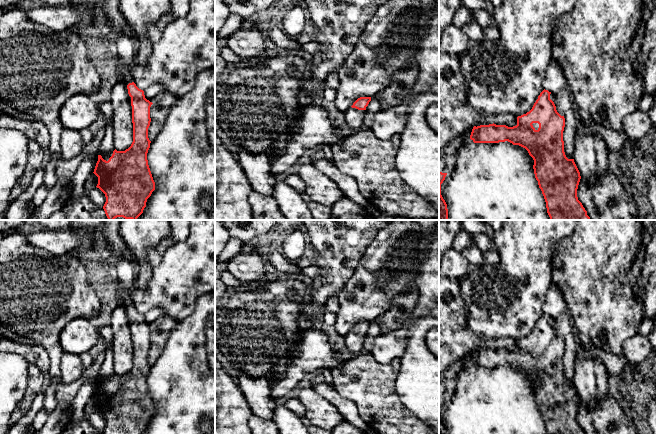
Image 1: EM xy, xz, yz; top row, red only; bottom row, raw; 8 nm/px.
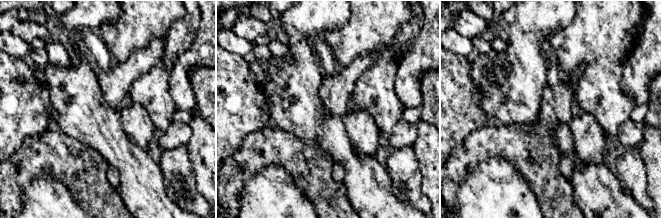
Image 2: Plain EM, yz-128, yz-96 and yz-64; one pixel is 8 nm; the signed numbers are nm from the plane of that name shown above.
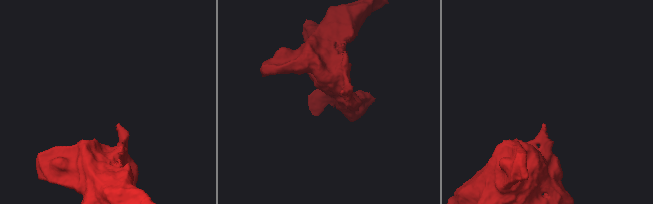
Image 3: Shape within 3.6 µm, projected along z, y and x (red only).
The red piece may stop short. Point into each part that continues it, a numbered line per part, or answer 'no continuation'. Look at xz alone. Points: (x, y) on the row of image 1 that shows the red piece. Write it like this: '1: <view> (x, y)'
1: xz (354, 118)

